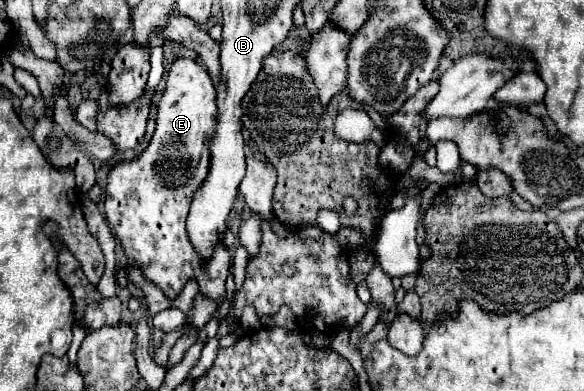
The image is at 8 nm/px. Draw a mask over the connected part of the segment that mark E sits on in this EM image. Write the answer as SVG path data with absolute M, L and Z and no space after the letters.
M176 58L170 64L166 76L166 88L158 102L158 116L156 116L156 130L146 146L146 150L132 158L120 160L108 172L108 186L104 196L104 214L112 228L112 232L120 238L124 252L140 266L148 280L162 288L168 298L176 298L188 280L196 280L200 284L200 294L208 296L214 302L224 298L224 284L230 274L230 254L228 248L220 242L216 246L212 258L208 262L200 262L200 254L192 246L188 232L186 232L186 216L190 210L190 202L204 178L208 176L208 162L210 162L210 146L212 134L216 132L216 86L206 70L206 66L198 64L192 58Z

